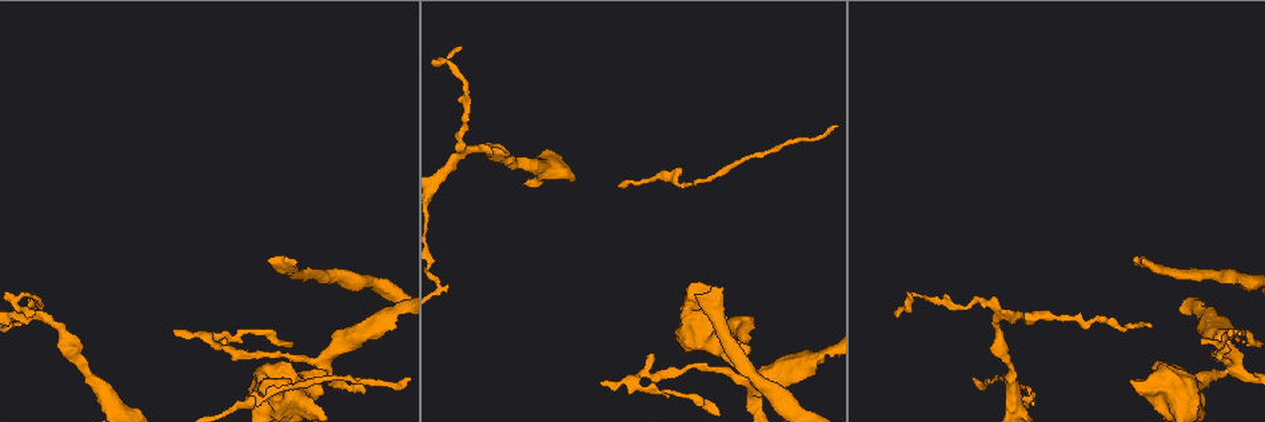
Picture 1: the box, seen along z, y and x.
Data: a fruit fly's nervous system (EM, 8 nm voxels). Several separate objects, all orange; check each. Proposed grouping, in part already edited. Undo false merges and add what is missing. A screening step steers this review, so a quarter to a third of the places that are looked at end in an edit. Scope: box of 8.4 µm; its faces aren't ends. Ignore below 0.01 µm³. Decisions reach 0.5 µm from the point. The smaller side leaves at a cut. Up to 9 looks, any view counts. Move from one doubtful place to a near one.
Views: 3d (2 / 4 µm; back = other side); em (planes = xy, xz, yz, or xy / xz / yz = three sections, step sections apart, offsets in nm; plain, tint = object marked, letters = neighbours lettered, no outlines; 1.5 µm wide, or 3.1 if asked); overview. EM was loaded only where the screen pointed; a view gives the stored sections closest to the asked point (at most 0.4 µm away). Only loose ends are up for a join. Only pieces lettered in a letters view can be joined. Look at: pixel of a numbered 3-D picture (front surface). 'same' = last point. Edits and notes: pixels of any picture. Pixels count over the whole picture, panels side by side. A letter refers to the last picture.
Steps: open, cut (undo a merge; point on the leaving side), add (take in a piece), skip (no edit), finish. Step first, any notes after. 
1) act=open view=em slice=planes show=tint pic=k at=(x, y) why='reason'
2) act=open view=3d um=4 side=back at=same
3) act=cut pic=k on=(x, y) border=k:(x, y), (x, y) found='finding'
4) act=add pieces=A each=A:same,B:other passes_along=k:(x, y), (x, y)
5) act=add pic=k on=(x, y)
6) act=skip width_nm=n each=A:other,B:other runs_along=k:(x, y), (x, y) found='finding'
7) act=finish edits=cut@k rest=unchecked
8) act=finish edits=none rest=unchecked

act=open view=3d um=4 pic=1 at=(721, 287) why='free end'

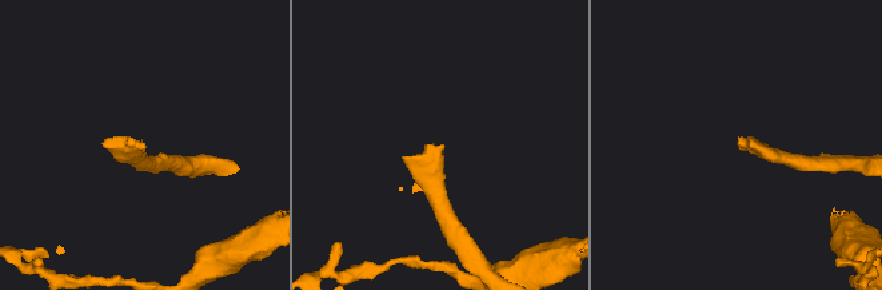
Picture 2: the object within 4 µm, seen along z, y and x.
act=open view=em slice=planes show=letters pic=2 at=(141, 144) why='shape alone is not enough'

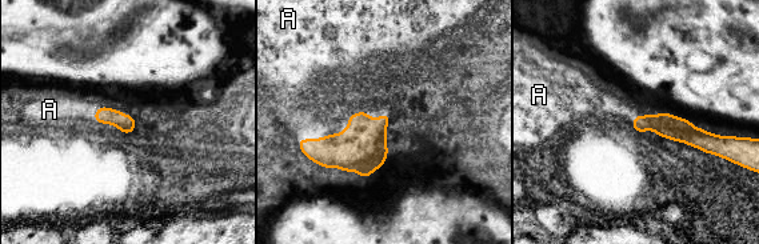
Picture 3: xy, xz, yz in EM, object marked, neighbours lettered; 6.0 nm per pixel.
act=add pieces=A width_nm=110 each=A:same passes_along=3:(359, 148), (326, 136), (296, 107) found='it goes on there'

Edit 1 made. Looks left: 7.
act=open view=overview why='see it whole again'

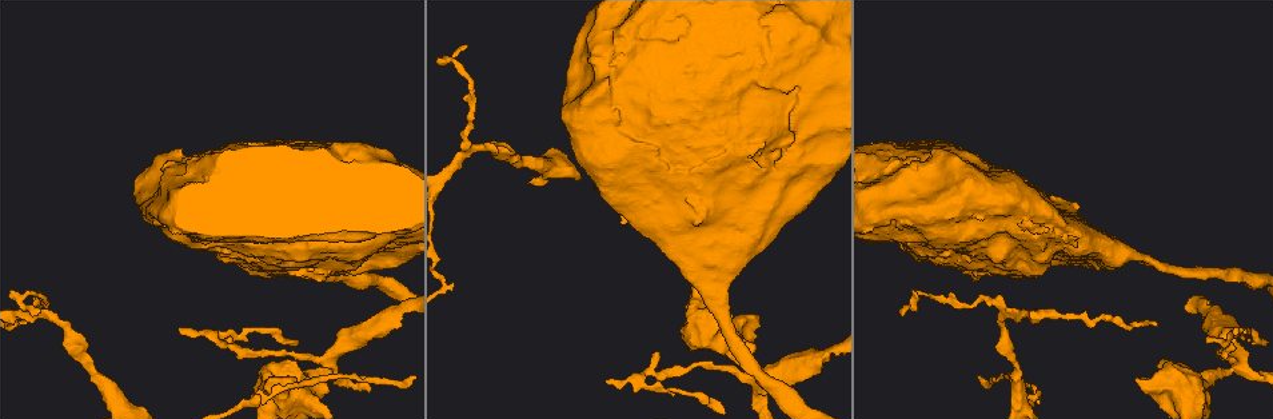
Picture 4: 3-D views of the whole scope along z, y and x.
act=open view=3d um=4 pic=4 at=(654, 352) why='tapers out'

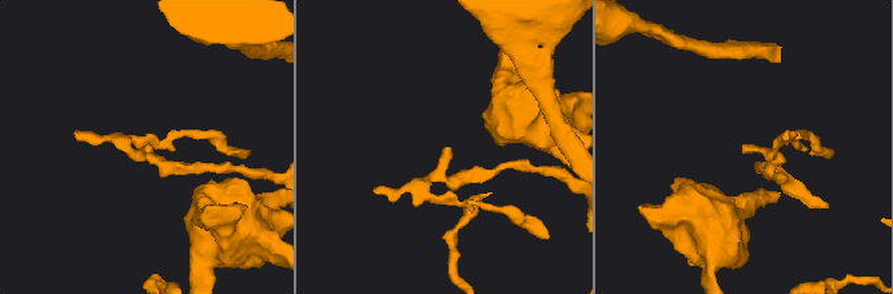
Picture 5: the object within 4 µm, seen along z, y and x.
act=open view=em slice=planes show=letters pic=5 at=(147, 148)

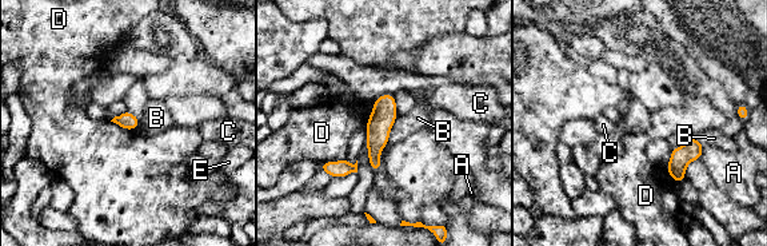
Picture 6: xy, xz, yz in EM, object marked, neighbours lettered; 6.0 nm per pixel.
act=skip each=A:other,B:other,C:other,D:other,E:other runs_along=6:(390, 96), (378, 127), (375, 167) found='none of them fits'

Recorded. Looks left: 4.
act=open view=3d um=2 pic=4 at=(1004, 319) why='a fork'

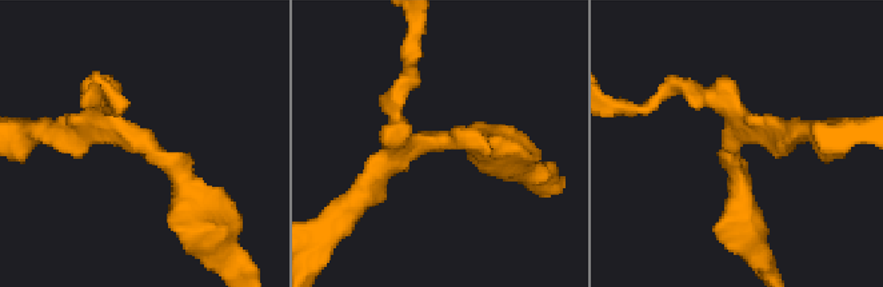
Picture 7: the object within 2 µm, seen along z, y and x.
act=open view=em slice=planes show=letters pic=7 at=(425, 142) arms=3

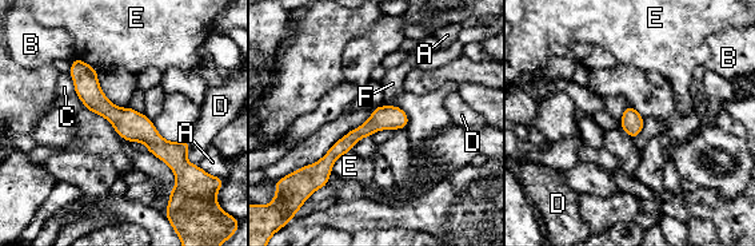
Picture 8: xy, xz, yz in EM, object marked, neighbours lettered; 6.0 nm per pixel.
act=skip each=A:other,B:other,C:other,D:other,E:other,F:other border=8:(387, 104), (395, 106) found='all the same neuron'

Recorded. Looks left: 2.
act=finish edits=add@3 rest=unchecked

